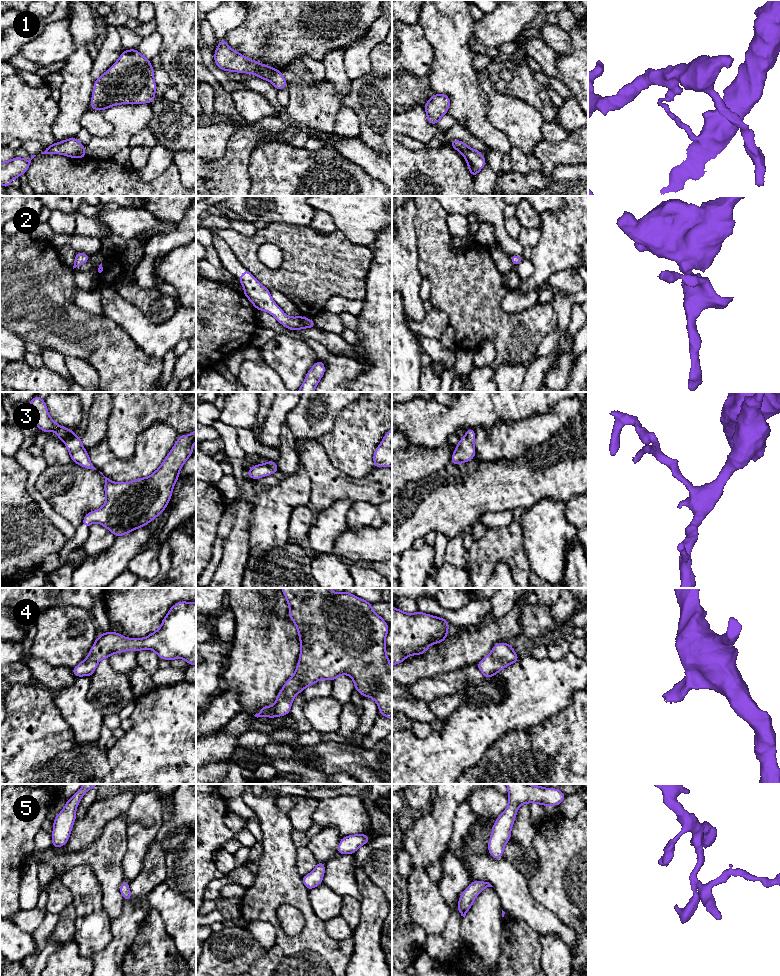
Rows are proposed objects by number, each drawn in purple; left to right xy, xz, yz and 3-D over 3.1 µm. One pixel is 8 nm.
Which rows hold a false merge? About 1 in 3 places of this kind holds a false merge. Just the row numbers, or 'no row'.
1

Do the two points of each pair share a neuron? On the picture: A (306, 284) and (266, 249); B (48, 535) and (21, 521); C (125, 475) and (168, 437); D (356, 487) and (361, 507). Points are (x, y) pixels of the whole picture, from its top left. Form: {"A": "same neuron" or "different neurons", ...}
{"A": "different neurons", "B": "same neuron", "C": "same neuron", "D": "different neurons"}

